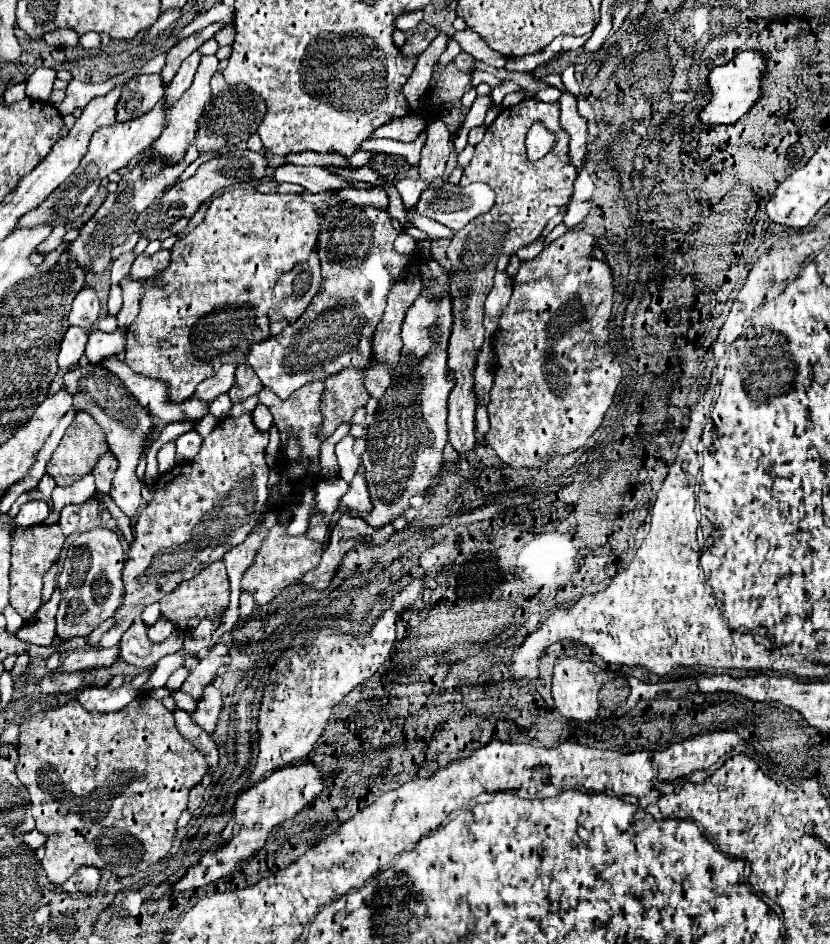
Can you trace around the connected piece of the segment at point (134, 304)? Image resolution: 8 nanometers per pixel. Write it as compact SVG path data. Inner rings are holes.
M125 276L119 282L119 286L123 288L123 308L117 314L117 322L119 322L119 328L125 330L135 320L135 316L139 312L139 298L141 298L143 290L141 290L141 282L131 280L129 276Z

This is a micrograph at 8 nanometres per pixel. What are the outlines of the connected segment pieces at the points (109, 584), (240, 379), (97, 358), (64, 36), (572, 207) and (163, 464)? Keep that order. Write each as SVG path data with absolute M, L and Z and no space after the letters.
M95 528L85 534L87 542L67 550L57 584L61 588L61 604L57 610L57 636L67 640L71 636L89 636L103 620L111 618L121 606L123 596L123 550L119 536L105 528Z
M241 364L237 366L237 372L235 372L235 382L229 390L229 398L233 404L241 404L245 402L249 396L253 394L259 394L263 390L263 386L259 384L259 378L255 376L253 368L249 364Z
M95 328L89 334L85 356L91 364L103 364L109 356L115 356L123 350L125 350L125 332L117 330L113 334L105 334Z
M61 28L61 30L55 30L55 32L49 32L43 36L43 40L49 44L49 46L77 46L79 44L79 34L75 34L71 28Z
M573 202L573 204L569 204L569 210L565 214L565 226L567 228L577 226L587 216L589 208L591 208L591 202Z
M169 442L165 444L161 450L159 450L159 472L169 472L173 466L175 466L175 442Z

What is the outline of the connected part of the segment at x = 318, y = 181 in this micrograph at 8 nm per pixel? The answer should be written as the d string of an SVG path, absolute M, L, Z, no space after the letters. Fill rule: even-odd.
M281 164L281 166L277 166L275 172L273 172L273 180L299 184L307 192L313 192L313 194L351 186L349 182L341 180L339 176L329 174L327 170L323 170L319 166L295 166L295 164Z

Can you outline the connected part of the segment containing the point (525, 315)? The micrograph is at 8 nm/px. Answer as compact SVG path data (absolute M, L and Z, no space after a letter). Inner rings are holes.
M565 232L563 236L559 236L557 240L553 240L535 260L523 262L517 276L513 278L513 296L509 300L509 306L505 308L505 312L501 314L499 320L499 330L495 332L495 340L493 340L493 350L497 354L497 370L495 370L495 382L493 388L489 392L489 420L491 420L491 428L485 434L487 444L493 446L493 450L497 452L497 456L511 464L513 468L537 468L541 466L547 456L551 454L567 454L569 450L577 450L581 448L587 438L599 428L607 408L613 402L615 390L621 382L621 366L617 362L617 358L613 358L611 350L607 348L607 322L609 322L609 314L611 314L611 304L613 304L613 278L611 278L611 268L603 262L593 258L593 236L587 232Z

